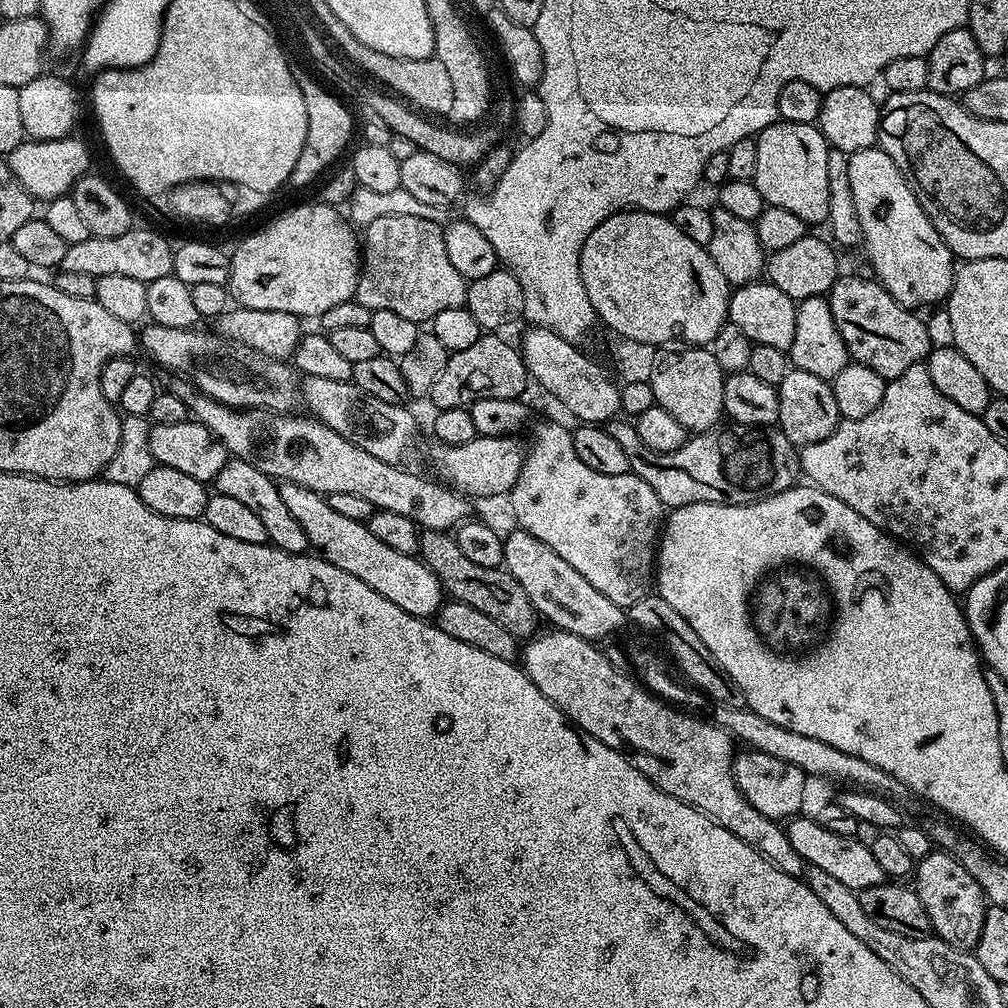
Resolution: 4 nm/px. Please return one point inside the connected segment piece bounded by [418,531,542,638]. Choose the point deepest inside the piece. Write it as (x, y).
(494, 591)

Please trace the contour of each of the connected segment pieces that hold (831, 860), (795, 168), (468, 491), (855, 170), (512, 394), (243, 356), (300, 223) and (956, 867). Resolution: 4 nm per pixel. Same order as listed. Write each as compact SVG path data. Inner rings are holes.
M808 814L792 817L787 821L786 831L790 838L790 846L794 846L794 850L803 858L805 865L823 870L837 882L842 882L842 886L850 886L850 890L859 894L864 888L885 883L884 871L882 866L878 866L872 850L858 842L855 836L834 834Z
M777 119L775 124L766 126L755 137L758 146L758 170L754 181L758 194L762 194L765 205L782 206L782 210L790 210L790 214L798 214L805 225L822 225L828 220L830 210L829 179L826 178L826 162L829 146L827 140L816 124L799 124Z
M477 434L474 442L465 442L463 446L436 446L432 456L436 459L435 475L445 485L457 492L463 492L469 498L476 496L504 496L511 493L518 482L518 474L524 465L525 445L516 441L515 435L482 436Z
M878 146L858 150L848 156L850 187L854 196L858 222L861 223L862 248L868 251L868 260L872 263L875 279L904 308L921 310L927 304L947 301L948 291L952 289L954 275L954 257L946 246L930 218L922 210L914 190L908 185L907 178L894 166L894 158Z
M482 334L474 346L449 355L446 370L442 370L438 382L434 382L430 400L436 403L437 409L471 406L474 401L482 398L520 400L528 384L530 377L520 357L519 347L513 341L511 344L503 340L500 334Z
M154 323L147 325L145 332L138 336L138 344L145 348L162 367L168 372L177 372L189 380L195 391L203 396L214 398L231 408L263 408L269 412L283 412L292 414L301 407L302 401L298 395L298 376L291 363L275 360L266 354L258 354L246 346L236 344L233 340L225 340L223 336L212 332L200 332L201 330L170 330L166 326L158 326Z
M321 202L300 204L297 208L292 208L289 212L282 213L273 224L268 224L265 228L260 228L257 232L250 233L236 249L231 249L232 269L230 270L230 278L227 283L231 299L242 308L249 308L250 310L282 310L286 314L294 314L301 318L307 318L307 316L318 318L326 310L330 310L330 306L338 306L338 302L346 302L353 299L360 276L362 248L358 243L357 234L355 236L352 231L354 231L353 225L335 207Z
M933 850L915 865L914 887L922 906L926 906L926 914L930 914L932 932L955 948L975 949L982 934L986 901L980 883L970 878L970 870L949 852Z

